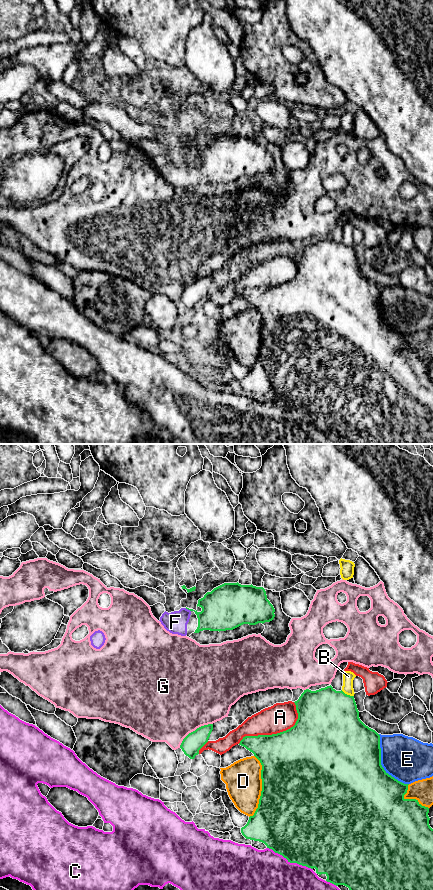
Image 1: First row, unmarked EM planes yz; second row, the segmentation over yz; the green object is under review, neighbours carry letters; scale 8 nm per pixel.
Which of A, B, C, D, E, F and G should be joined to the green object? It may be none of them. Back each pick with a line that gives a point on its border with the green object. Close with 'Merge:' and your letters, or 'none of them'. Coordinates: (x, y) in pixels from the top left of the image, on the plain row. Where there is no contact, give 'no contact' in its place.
F: meets green in yz at (188, 161)
Merge: F

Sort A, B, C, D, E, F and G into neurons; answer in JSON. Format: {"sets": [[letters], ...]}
{"sets": [["A"], ["B"], ["C"], ["D"], ["E"], ["F"], ["G"]]}

